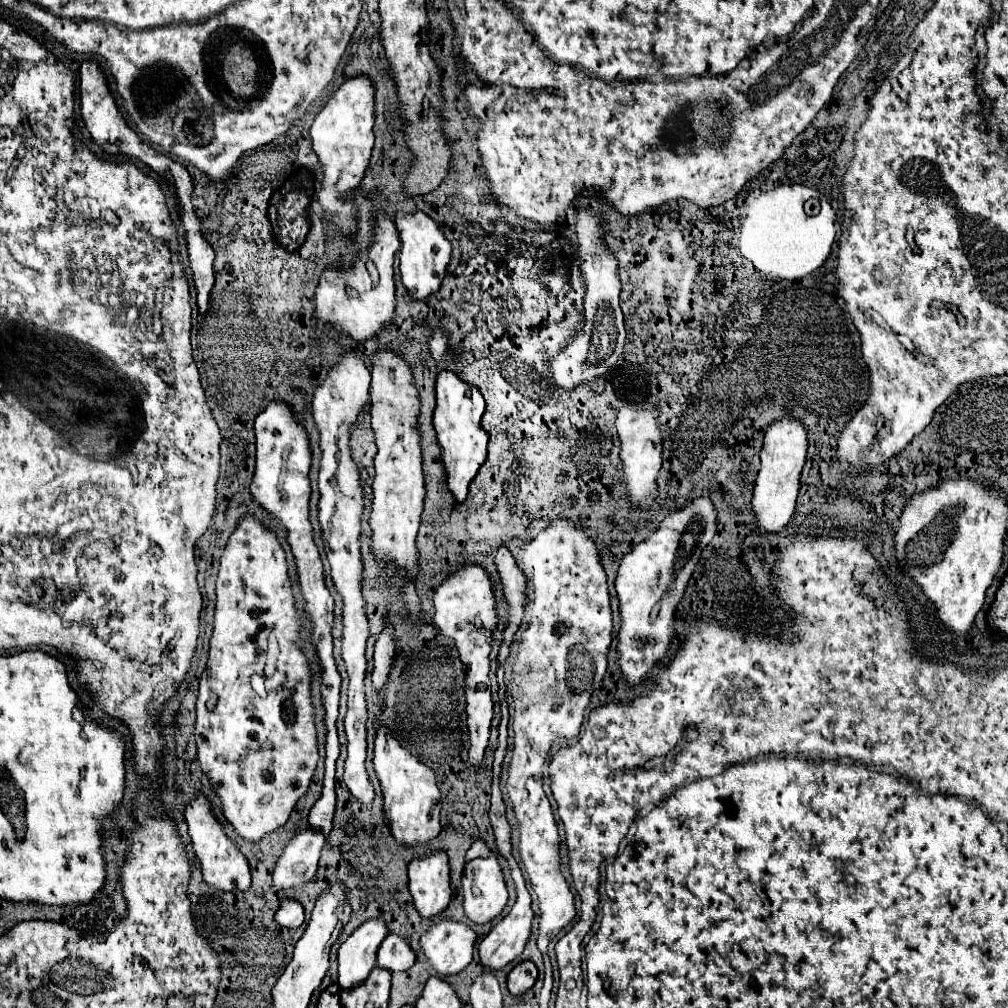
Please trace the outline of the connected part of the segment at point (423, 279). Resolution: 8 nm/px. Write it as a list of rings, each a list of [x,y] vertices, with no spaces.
[[[422,212],[408,214],[408,216],[396,214],[396,228],[398,228],[398,236],[400,236],[400,276],[402,276],[402,284],[406,286],[410,298],[424,300],[430,294],[438,292],[438,288],[440,288],[440,282],[446,274],[446,266],[450,262],[450,252],[452,252],[450,242],[444,238],[438,224]]]

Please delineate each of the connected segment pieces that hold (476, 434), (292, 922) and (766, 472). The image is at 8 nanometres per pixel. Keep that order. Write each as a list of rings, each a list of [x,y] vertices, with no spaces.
[[[442,372],[436,380],[436,410],[434,410],[434,430],[440,446],[440,462],[446,472],[446,488],[452,492],[454,502],[464,502],[468,496],[468,486],[476,476],[478,468],[486,460],[488,434],[480,426],[484,414],[484,398],[476,386],[470,386],[456,378],[452,372]]]
[[[284,900],[280,910],[276,912],[276,922],[286,928],[300,928],[304,922],[304,908],[296,900]]]
[[[784,416],[780,422],[774,422],[764,436],[764,450],[760,452],[760,472],[756,476],[754,496],[752,496],[752,512],[756,516],[756,526],[764,534],[782,532],[796,508],[796,496],[800,488],[800,472],[804,468],[806,458],[806,430],[802,422]]]

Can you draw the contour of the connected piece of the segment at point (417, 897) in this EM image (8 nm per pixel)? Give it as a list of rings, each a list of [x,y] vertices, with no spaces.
[[[444,852],[412,860],[408,866],[408,876],[414,906],[424,920],[434,918],[448,908],[452,890],[448,856]]]

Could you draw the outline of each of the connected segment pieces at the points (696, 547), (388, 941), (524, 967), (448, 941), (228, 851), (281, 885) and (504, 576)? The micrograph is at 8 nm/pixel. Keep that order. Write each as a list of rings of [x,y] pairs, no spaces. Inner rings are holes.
[[[698,498],[692,504],[688,504],[684,510],[670,512],[670,516],[660,524],[660,528],[656,532],[652,532],[644,542],[634,546],[634,550],[622,558],[622,564],[620,564],[618,576],[616,576],[616,592],[618,592],[618,600],[620,600],[620,618],[622,618],[616,652],[618,652],[620,676],[628,686],[632,686],[632,688],[640,686],[640,682],[644,682],[648,678],[652,668],[666,656],[666,652],[672,644],[672,638],[674,638],[676,606],[684,596],[686,584],[692,576],[692,570],[694,570],[702,550],[706,548],[706,544],[710,544],[714,534],[716,534],[716,510],[708,498]],[[648,636],[656,638],[656,646],[650,646],[646,642]]]
[[[388,934],[378,950],[376,966],[388,972],[406,972],[416,962],[414,952],[410,950],[408,942],[396,934]]]
[[[526,960],[526,962],[520,962],[510,974],[508,974],[508,990],[512,996],[520,996],[524,992],[528,992],[534,982],[538,980],[538,970],[536,970],[536,964]]]
[[[442,920],[422,934],[420,946],[440,976],[462,972],[474,956],[476,932],[460,922]]]
[[[204,796],[194,798],[186,808],[186,822],[188,834],[192,840],[192,848],[196,858],[202,864],[202,878],[208,886],[218,888],[222,892],[246,892],[250,888],[250,866],[242,852],[228,840],[222,826],[210,812],[210,802]]]
[[[306,828],[298,832],[288,846],[284,848],[282,856],[276,862],[274,868],[274,886],[278,890],[298,888],[310,882],[316,876],[320,850],[324,846],[326,838],[322,834],[316,834],[312,828]]]
[[[502,546],[496,556],[494,556],[498,574],[500,574],[500,584],[502,584],[502,594],[508,602],[508,616],[506,616],[506,630],[504,630],[504,638],[514,636],[514,632],[520,626],[520,620],[524,616],[524,588],[526,588],[526,578],[522,574],[522,570],[516,566],[512,554],[508,552],[506,546]]]

